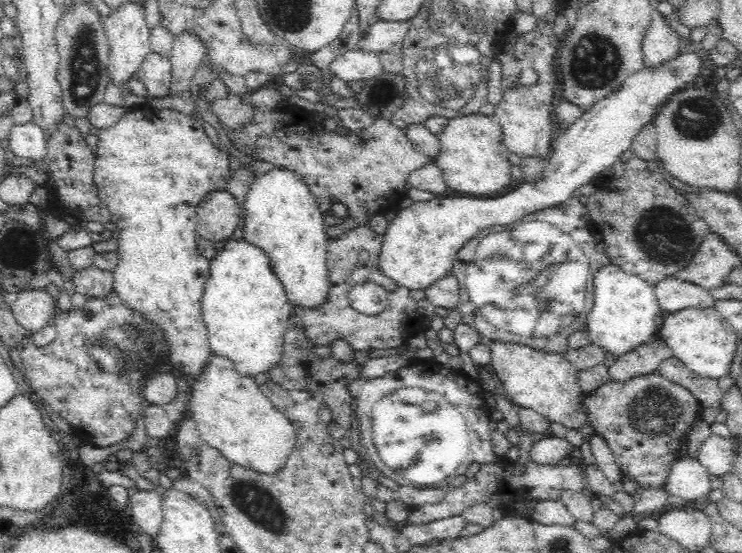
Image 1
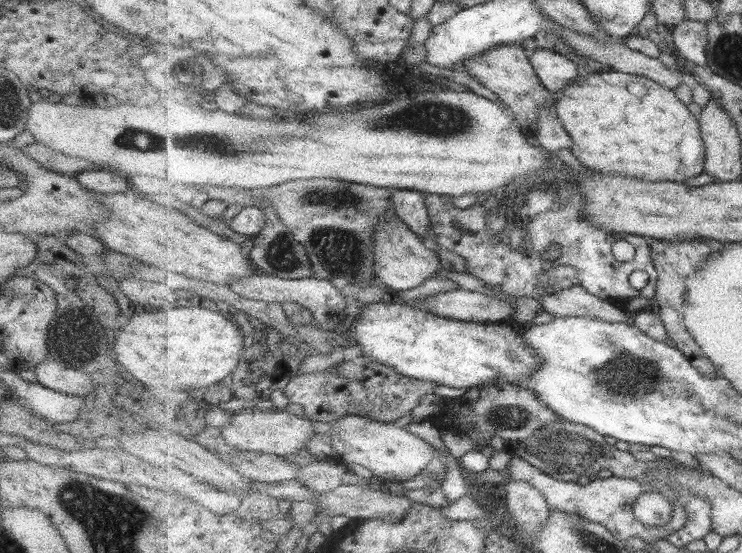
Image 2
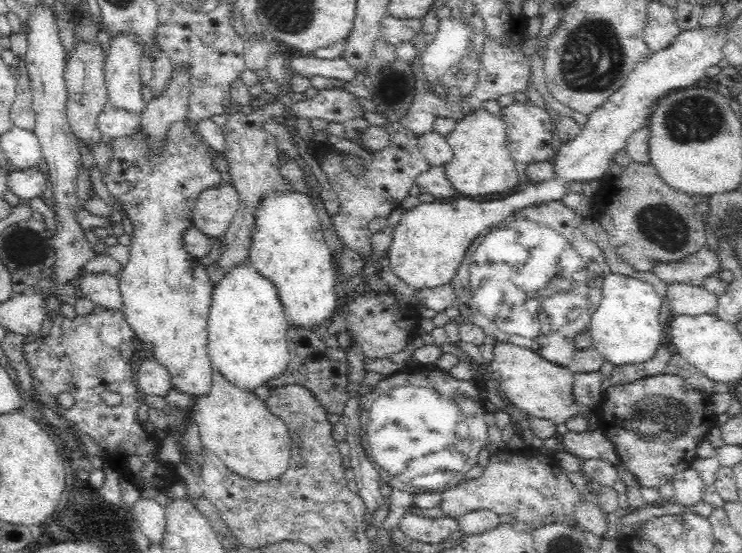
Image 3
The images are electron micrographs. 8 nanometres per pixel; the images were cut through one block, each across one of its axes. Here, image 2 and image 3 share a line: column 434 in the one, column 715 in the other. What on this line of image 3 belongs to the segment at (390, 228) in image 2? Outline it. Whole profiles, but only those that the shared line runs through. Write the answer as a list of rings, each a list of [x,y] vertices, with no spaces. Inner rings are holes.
[[[706,245],[695,254],[688,255],[684,261],[657,265],[654,274],[666,285],[684,283],[701,287],[706,278],[715,276],[722,269],[719,255]]]

